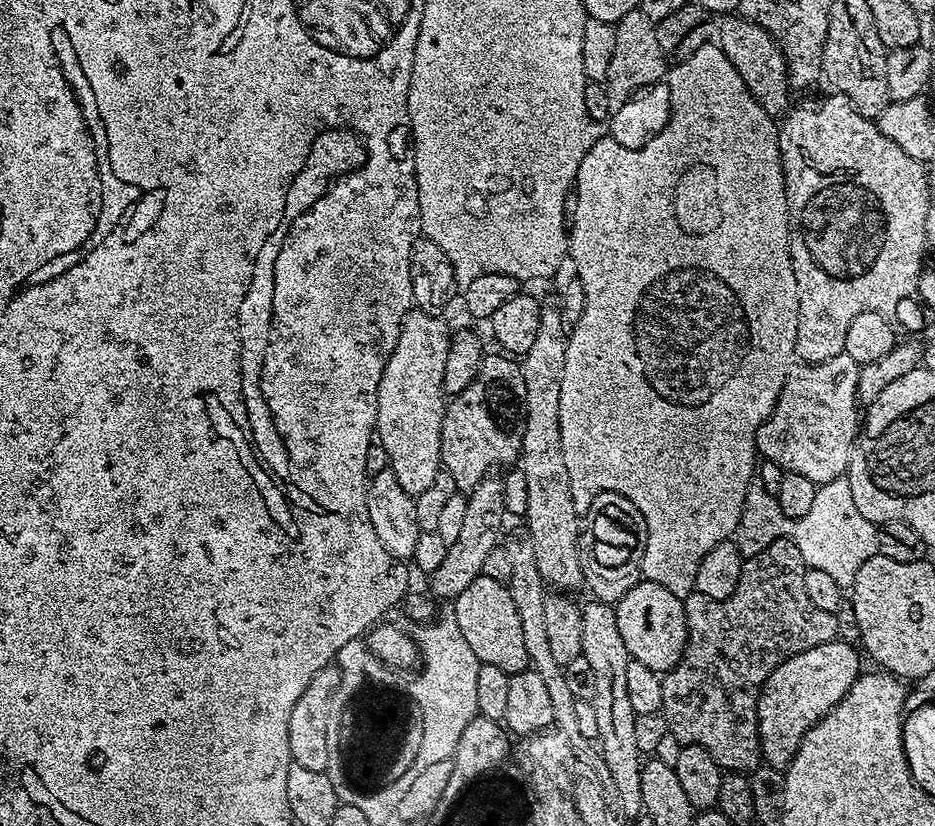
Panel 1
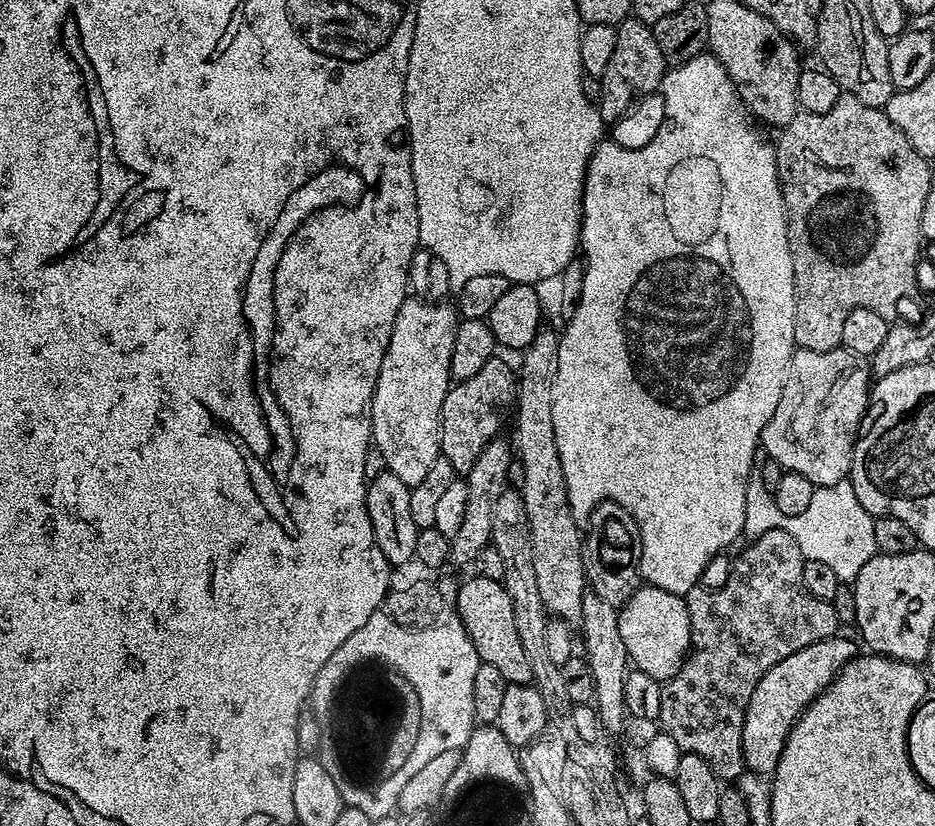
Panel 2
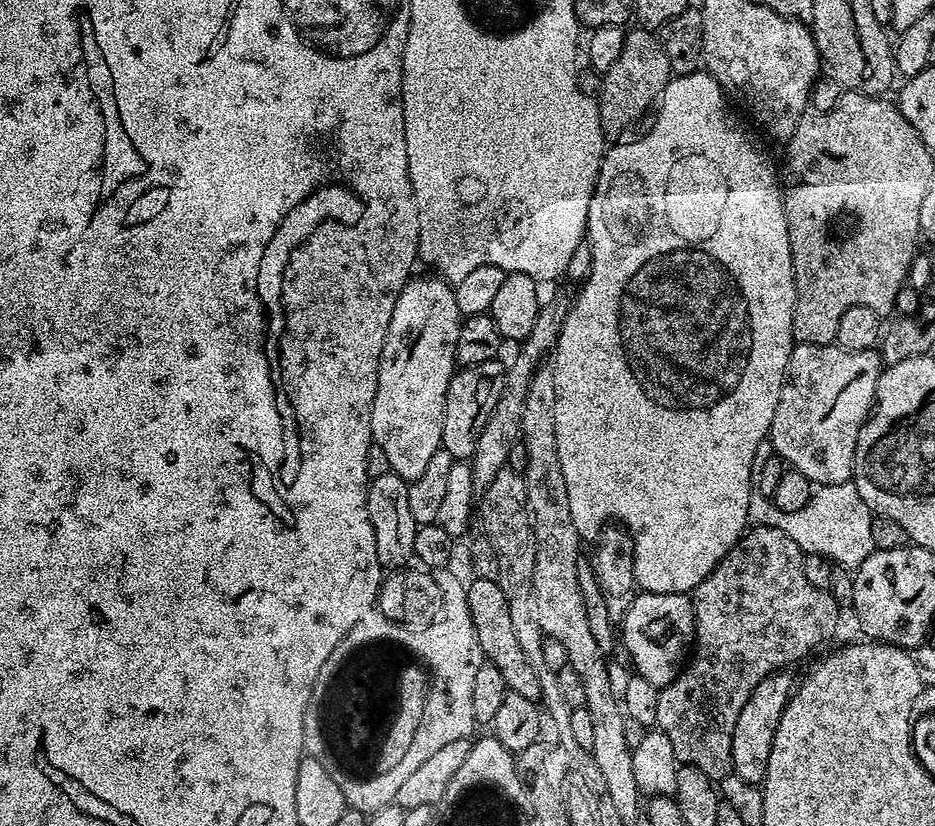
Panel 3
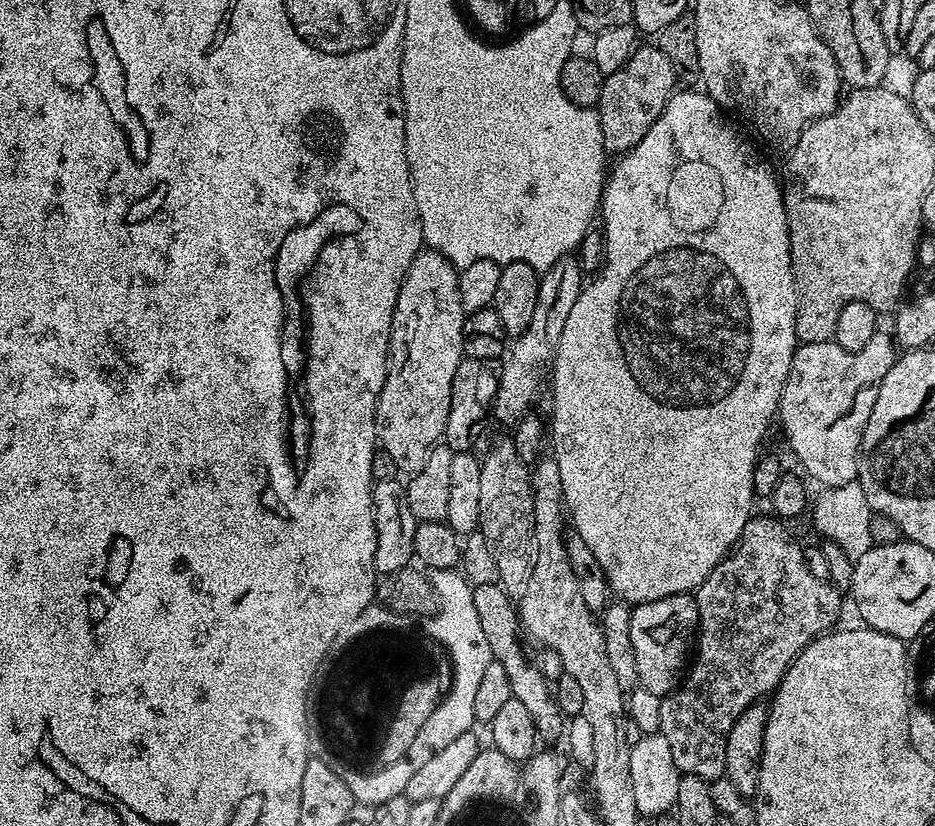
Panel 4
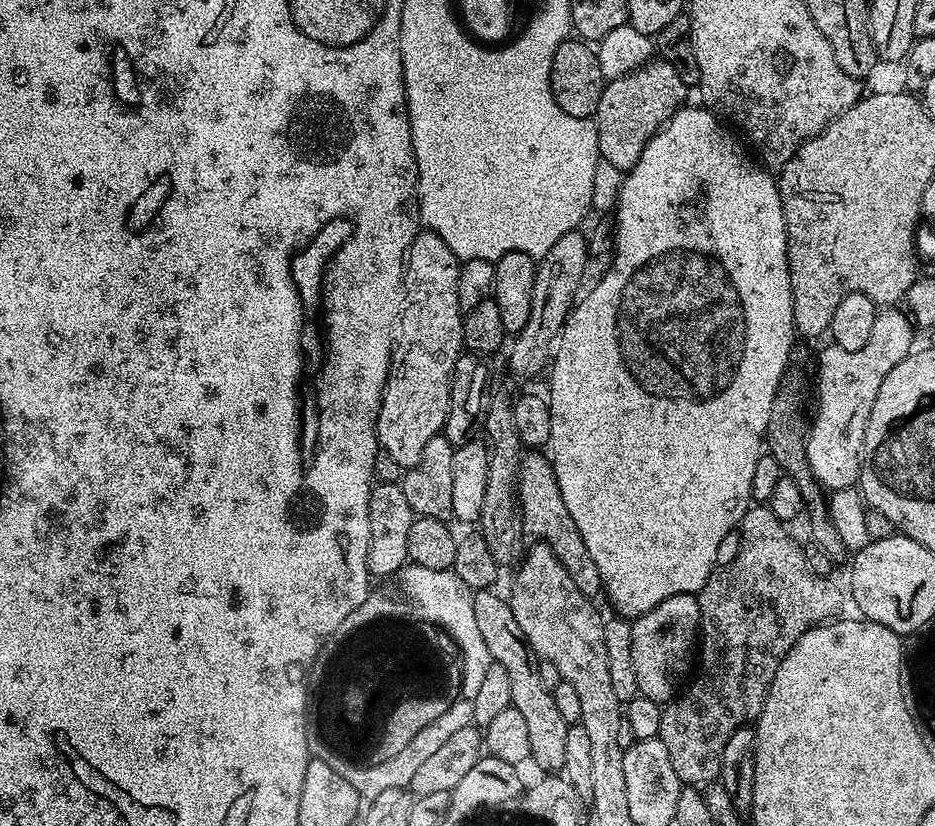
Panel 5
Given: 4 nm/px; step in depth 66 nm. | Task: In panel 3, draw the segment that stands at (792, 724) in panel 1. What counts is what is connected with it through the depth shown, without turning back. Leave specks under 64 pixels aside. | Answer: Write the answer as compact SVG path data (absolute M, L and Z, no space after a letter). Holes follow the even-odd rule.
M777 670L762 682L758 682L758 686L754 686L754 694L746 698L742 714L738 714L732 743L732 770L738 778L742 778L742 782L750 782L757 786L764 783L766 766L770 762L772 739L778 730L782 710L788 705L788 697L794 691L794 679L792 680L790 673L788 670Z

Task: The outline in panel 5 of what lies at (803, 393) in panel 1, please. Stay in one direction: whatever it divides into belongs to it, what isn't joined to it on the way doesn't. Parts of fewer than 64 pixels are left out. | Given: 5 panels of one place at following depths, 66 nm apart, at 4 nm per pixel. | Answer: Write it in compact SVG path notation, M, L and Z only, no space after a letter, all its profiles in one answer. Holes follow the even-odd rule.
M884 306L874 318L874 330L870 330L870 338L862 350L842 350L835 346L827 346L820 352L820 365L816 372L820 381L816 384L816 413L811 413L810 427L806 432L804 445L808 455L808 465L812 476L825 490L837 492L843 488L856 488L860 479L860 462L864 450L864 435L870 418L870 410L874 410L874 398L878 398L878 390L882 390L882 382L898 362L902 362L913 351L913 321L907 311L896 306Z

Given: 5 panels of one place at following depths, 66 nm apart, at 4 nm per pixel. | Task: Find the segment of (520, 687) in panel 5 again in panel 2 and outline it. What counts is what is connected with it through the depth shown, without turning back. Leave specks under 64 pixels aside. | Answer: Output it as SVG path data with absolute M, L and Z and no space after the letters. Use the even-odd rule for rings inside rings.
M472 574L465 584L461 583L456 590L456 613L462 618L462 626L468 637L474 642L474 650L478 650L480 663L498 666L502 678L506 678L509 684L532 684L532 674L529 660L525 651L522 650L521 641L518 638L517 627L514 623L513 603L510 595L506 592L501 581L495 581L479 574Z

